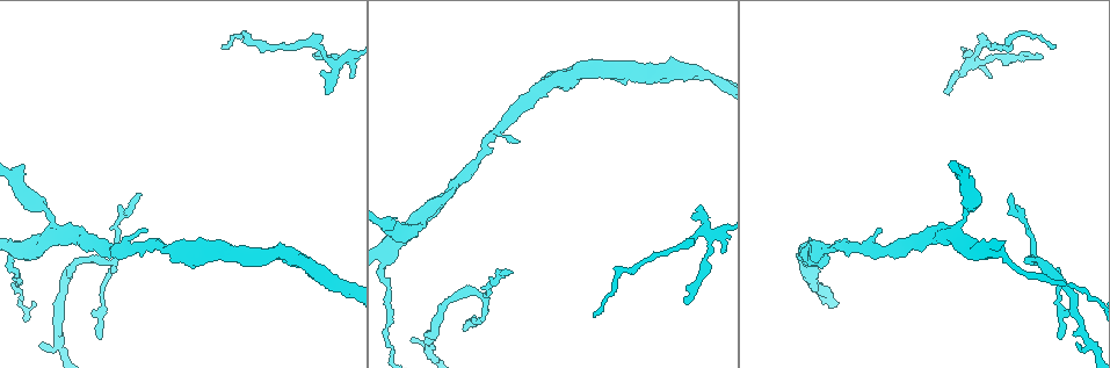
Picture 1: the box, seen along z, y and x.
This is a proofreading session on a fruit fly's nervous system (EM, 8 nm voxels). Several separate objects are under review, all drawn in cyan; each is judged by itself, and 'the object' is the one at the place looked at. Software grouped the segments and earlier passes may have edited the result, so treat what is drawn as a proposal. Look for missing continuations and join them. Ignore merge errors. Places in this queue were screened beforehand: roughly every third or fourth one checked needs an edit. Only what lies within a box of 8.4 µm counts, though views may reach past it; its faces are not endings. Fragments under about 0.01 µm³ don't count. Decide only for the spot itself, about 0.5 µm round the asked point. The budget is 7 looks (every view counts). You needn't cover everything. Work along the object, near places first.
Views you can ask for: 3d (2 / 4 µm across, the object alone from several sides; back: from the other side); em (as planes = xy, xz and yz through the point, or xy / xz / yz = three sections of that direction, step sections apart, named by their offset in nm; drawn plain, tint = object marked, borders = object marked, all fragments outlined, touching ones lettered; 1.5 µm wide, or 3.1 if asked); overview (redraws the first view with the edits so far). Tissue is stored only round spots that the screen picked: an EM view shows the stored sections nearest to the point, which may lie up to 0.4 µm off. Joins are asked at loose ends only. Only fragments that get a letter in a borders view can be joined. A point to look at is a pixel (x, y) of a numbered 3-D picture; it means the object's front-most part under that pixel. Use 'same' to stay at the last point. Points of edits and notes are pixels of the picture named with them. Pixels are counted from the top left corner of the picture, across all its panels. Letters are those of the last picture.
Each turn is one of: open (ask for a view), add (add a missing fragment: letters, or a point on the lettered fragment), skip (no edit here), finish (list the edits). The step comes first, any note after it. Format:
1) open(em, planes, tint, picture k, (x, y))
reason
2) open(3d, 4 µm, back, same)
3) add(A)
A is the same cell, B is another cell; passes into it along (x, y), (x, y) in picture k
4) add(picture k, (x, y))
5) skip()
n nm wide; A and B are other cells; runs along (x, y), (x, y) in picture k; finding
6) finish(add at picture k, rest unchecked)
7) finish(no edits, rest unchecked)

open(3d, 2 µm, picture 1, (520, 140))
an open end

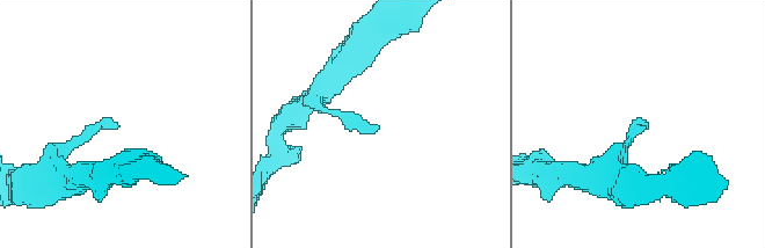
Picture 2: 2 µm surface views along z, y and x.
open(em, xy, step 4, tint, picture 2, (639, 124))
need the tissue

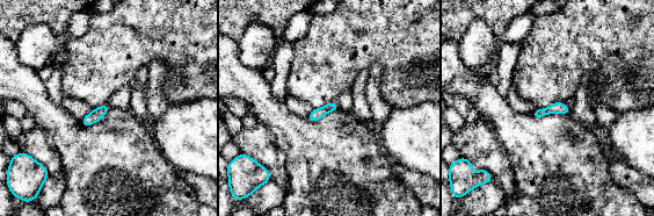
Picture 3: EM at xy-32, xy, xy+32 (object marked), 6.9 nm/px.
open(em, xy, step 4, borders, same)
what lies round it

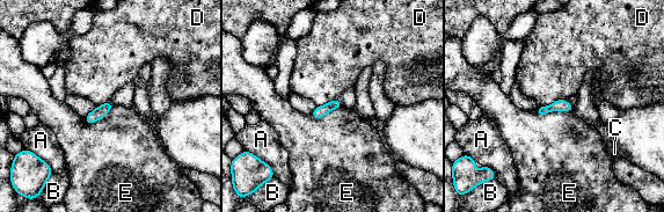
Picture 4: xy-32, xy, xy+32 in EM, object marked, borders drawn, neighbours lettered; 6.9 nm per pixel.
skip()
E touches over 280 nm; A, B, C, D and E are other cells; border along (573, 110), (534, 111) in picture 4; no lettered fragment goes on from it

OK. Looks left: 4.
open(3d, 2 µm, picture 1, (327, 93))
thin end

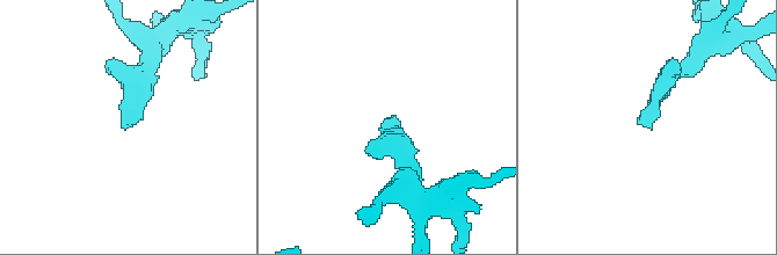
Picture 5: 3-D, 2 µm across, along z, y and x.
open(em, xz, step 4, borders, picture 5, (384, 127))
shape alone is not enough

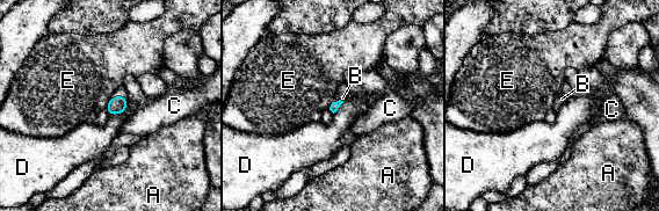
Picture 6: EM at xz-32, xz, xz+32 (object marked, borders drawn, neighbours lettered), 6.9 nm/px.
open(em, planes, borders, same)
another direction

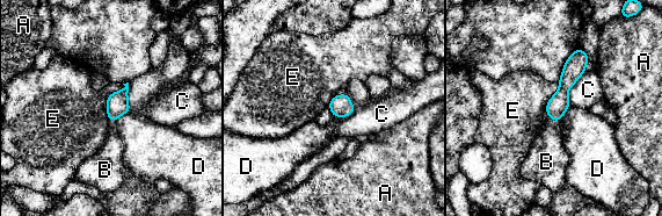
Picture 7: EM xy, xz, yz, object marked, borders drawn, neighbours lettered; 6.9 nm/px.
add(B)
B is the same cell, A, C, D and E are other cells; passes into it along (557, 106), (553, 119), (547, 153) in picture 7; it goes on there

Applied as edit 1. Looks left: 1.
open(em, planes, borders, picture 1, (100, 338))
thin end

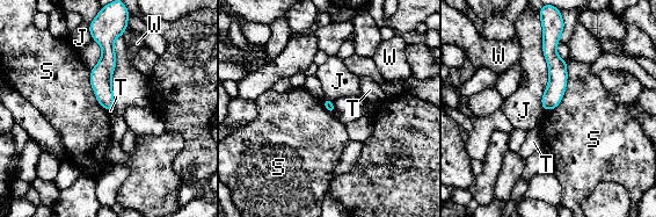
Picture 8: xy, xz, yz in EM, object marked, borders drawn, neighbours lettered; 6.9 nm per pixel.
skip()
J, S, T and W are other cells; border along (567, 60), (563, 96), (545, 110) in picture 8; no lettered fragment goes on from it

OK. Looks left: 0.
finish(add at picture 7, rest unchecked)

